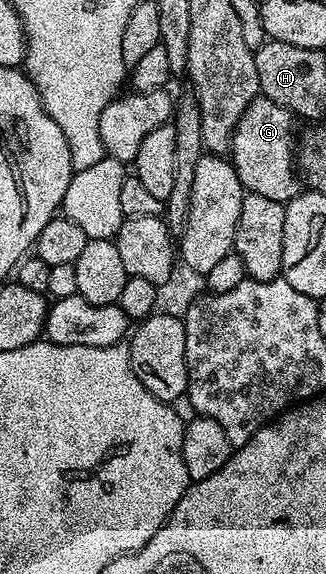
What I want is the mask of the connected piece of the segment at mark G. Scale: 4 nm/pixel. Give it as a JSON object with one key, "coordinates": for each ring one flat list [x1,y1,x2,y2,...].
{"coordinates":[[260,94,254,98,251,106,247,106,247,110,243,110,243,118,239,118,233,131,231,163,246,193,271,198,271,202,286,205,302,191,303,184,295,163,293,123,293,113]]}

